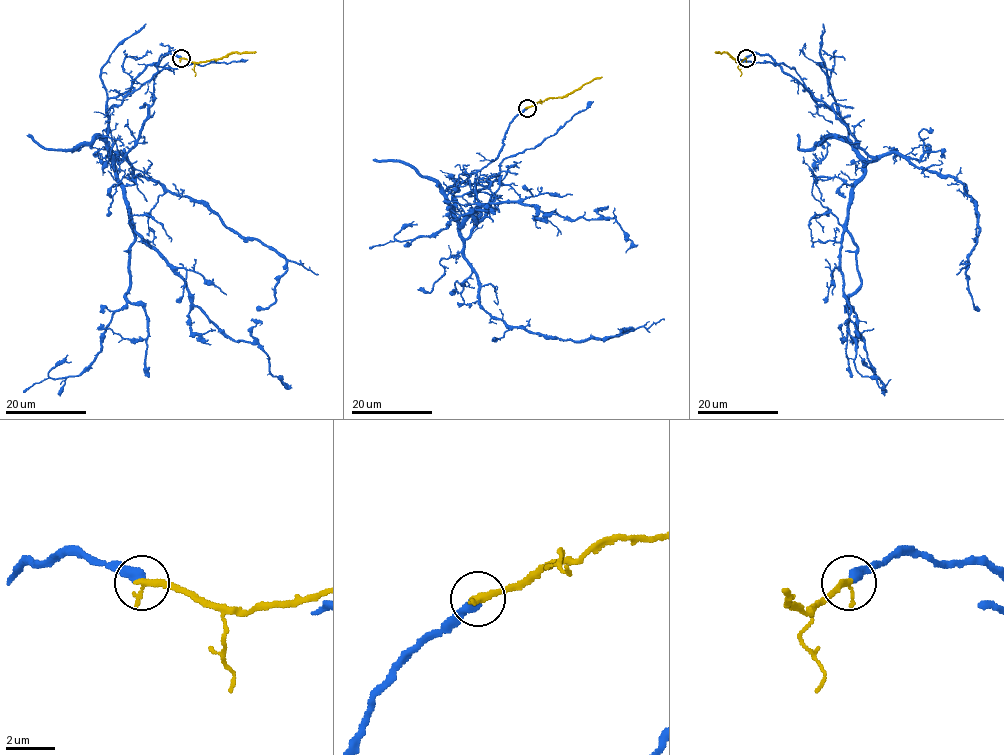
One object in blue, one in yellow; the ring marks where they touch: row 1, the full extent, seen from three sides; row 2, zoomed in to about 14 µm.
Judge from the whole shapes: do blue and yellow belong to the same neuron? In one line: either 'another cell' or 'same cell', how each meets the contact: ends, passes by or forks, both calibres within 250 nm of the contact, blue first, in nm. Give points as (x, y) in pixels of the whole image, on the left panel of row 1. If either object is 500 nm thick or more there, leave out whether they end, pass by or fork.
same cell; blue ends there; yellow ends there; 420 nm thick on the blue side, 320 nm on the other

